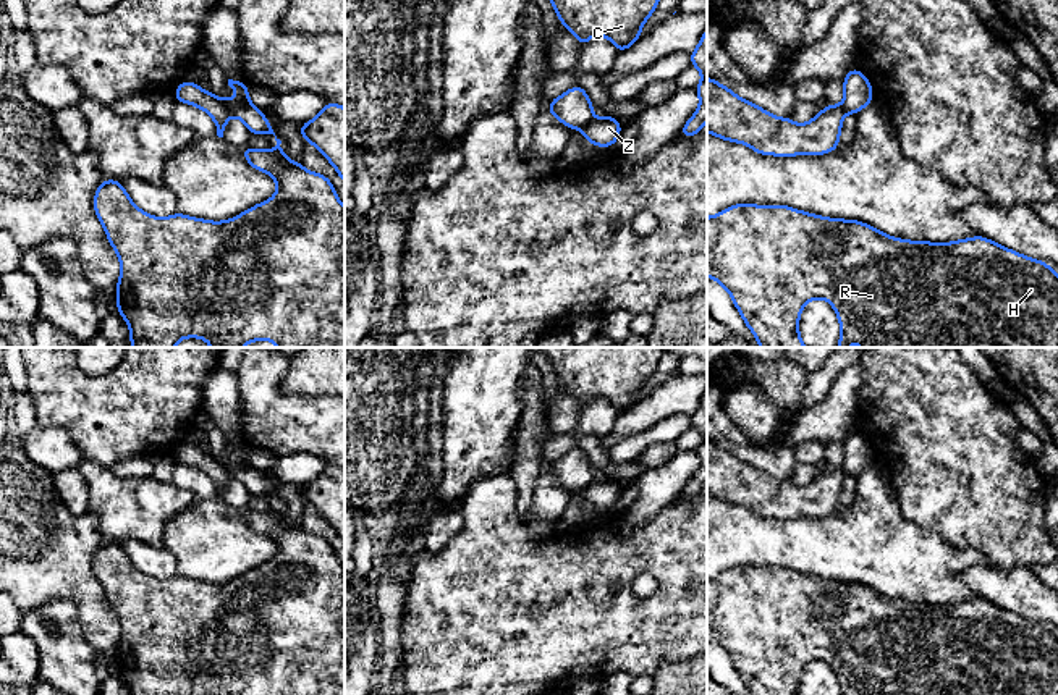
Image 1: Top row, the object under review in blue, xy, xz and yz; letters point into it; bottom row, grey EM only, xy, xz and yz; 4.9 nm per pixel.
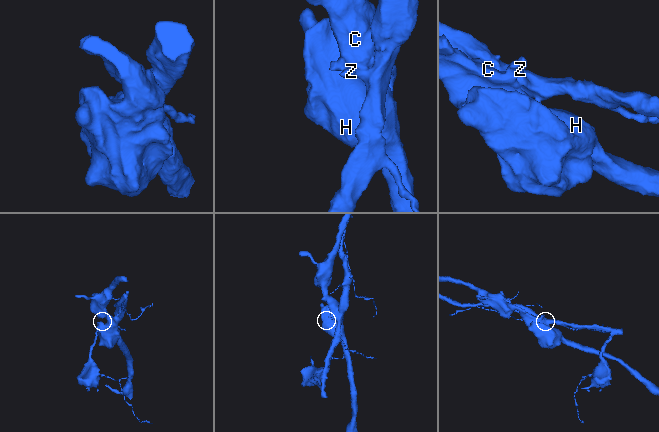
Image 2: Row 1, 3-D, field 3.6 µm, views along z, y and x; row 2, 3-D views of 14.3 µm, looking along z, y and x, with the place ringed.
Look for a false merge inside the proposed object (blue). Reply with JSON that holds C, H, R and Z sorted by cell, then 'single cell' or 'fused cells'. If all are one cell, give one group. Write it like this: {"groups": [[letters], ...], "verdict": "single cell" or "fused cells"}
{"groups": [["C", "H", "R"], ["Z"]], "verdict": "fused cells"}

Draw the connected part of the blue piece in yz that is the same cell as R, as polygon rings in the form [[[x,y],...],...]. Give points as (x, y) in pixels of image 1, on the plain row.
[[[736,566],[707,579],[707,638],[730,655],[752,695],[799,695],[799,677],[812,661],[832,666],[841,695],[1058,695],[1058,635],[1042,622],[1029,621],[982,598],[954,604],[906,603],[856,582],[825,580],[786,567]]]

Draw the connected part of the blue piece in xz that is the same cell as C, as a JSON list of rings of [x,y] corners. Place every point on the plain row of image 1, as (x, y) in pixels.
[[[540,348],[552,369],[579,404],[587,406],[594,398],[607,399],[618,414],[641,401],[644,385],[655,373],[665,348]]]

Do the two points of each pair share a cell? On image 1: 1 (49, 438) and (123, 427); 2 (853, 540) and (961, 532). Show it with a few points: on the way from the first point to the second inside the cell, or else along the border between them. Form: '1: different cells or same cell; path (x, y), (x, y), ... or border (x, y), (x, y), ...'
1: different cells; border (38, 424), (65, 429), (83, 458)
2: different cells; border (903, 513), (947, 543), (971, 548)

